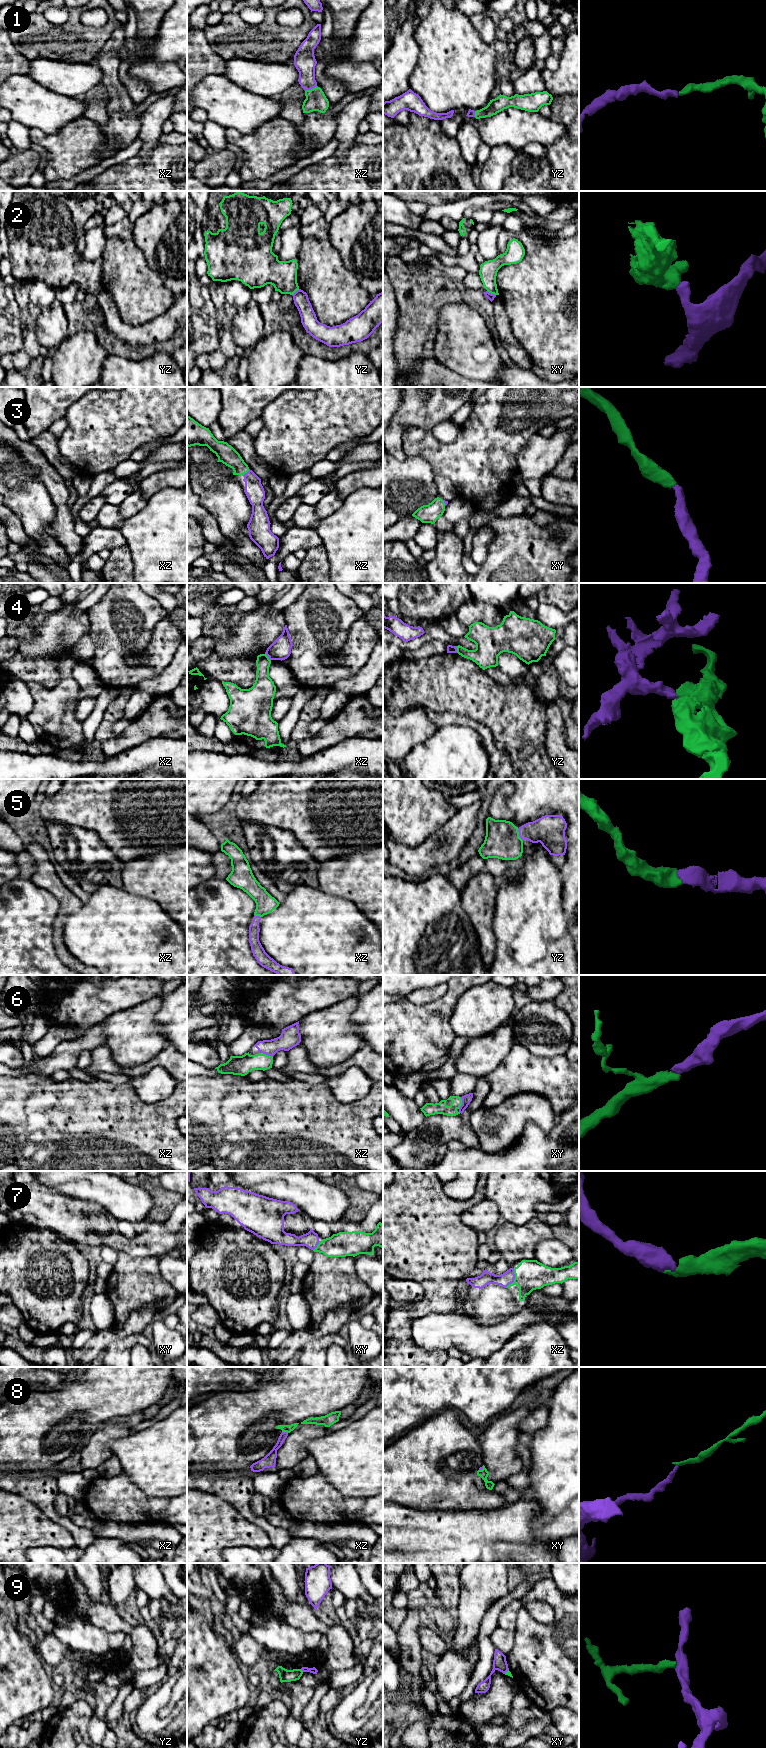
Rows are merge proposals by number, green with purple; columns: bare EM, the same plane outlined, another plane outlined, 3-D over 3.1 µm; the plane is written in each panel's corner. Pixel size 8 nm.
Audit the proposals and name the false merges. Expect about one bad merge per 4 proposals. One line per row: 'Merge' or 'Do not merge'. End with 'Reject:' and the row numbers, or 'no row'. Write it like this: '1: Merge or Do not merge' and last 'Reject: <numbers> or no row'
1: Merge
2: Do not merge
3: Merge
4: Do not merge
5: Merge
6: Merge
7: Merge
8: Do not merge
9: Do not merge
Reject: 2, 4, 8, 9

